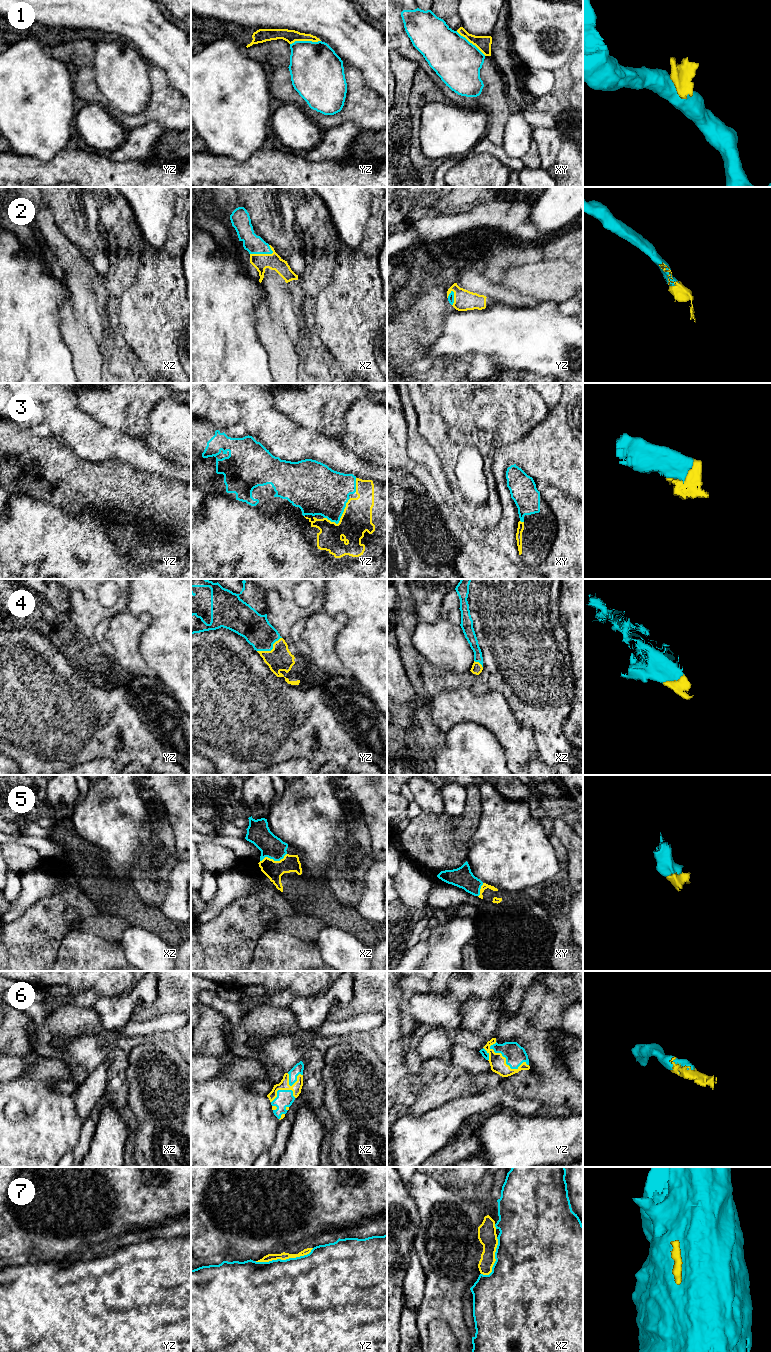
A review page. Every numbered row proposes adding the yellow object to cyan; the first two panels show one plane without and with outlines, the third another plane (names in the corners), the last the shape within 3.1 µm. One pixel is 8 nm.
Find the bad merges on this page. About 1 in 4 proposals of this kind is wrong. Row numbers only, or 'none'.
1, 7

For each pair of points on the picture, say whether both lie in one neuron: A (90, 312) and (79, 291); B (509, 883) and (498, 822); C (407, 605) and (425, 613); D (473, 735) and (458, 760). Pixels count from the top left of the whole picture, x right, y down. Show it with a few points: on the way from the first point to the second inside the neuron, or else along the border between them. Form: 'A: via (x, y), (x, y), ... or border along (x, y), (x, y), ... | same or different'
A: via (85, 307), (82, 296) | same
B: via (509, 868), (508, 837) | same
C: border along (408, 589), (413, 600), (414, 612), (419, 620) | different
D: via (470, 741), (469, 749), (464, 754) | same

